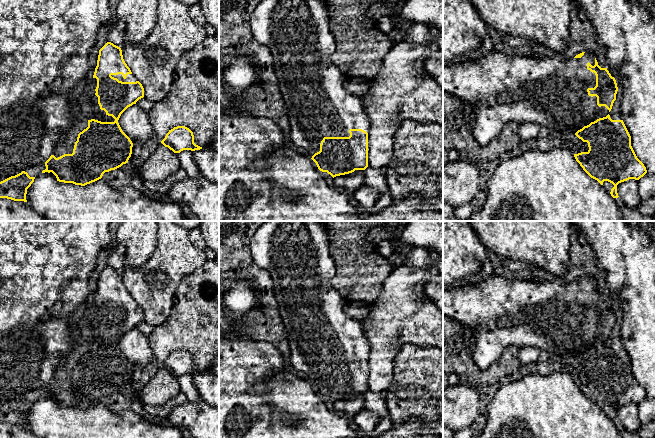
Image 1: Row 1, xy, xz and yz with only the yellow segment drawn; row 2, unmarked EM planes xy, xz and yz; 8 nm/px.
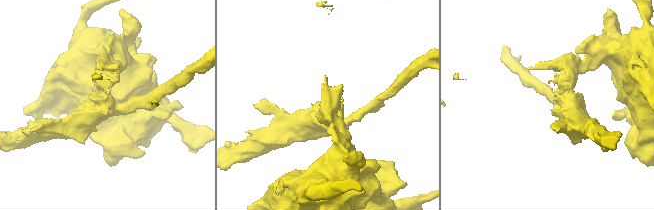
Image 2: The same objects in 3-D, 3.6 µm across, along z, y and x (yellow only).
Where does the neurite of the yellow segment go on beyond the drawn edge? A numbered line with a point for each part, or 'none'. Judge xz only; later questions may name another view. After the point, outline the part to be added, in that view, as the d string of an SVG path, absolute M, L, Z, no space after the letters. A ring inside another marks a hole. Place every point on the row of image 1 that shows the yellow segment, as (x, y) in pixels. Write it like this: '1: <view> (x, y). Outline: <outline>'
1: xz (297, 32). Outline: M262 0L251 15L250 25L255 41L268 47L274 58L274 71L289 118L293 144L305 149L312 158L320 151L324 137L349 137L350 129L369 132L370 119L361 98L345 90L348 78L332 63L336 43L330 30L330 13L325 0Z

